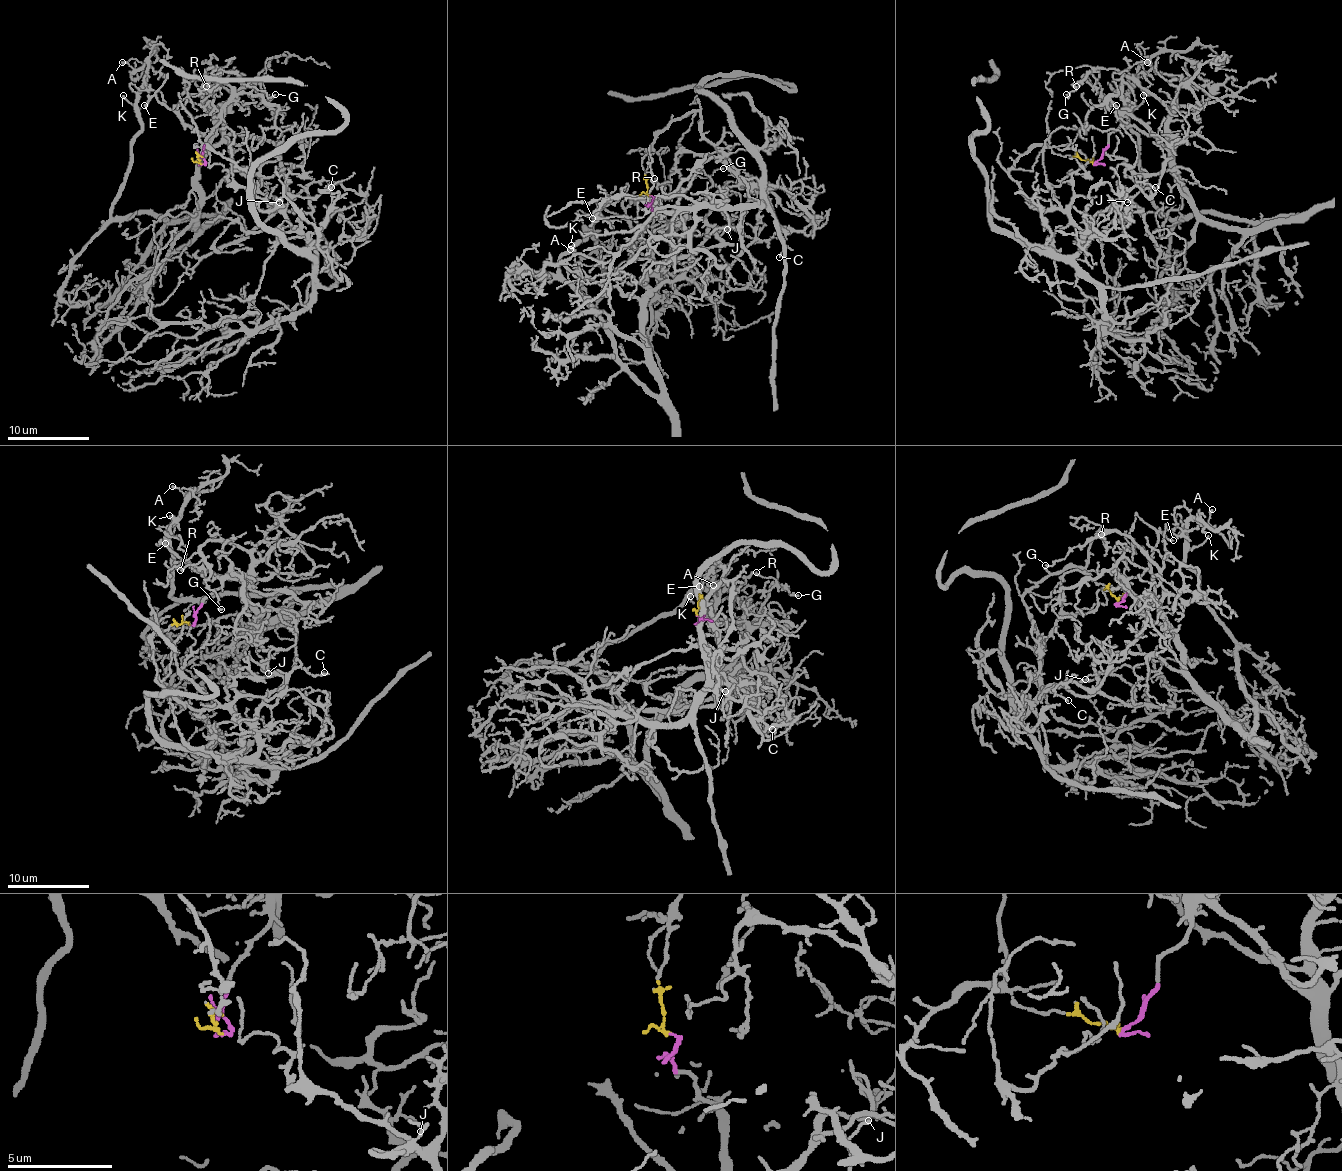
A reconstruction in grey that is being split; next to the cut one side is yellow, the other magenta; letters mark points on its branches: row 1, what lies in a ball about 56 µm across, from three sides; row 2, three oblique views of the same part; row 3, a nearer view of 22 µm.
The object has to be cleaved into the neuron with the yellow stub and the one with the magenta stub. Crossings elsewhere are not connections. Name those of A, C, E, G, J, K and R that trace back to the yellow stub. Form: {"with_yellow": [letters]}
{"with_yellow": ["C", "J"]}

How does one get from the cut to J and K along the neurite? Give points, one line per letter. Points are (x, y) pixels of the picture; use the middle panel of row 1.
J: (651, 196), (653, 141), (698, 112), (700, 132), (745, 183), (743, 235), (725, 243), (716, 235), (727, 229)
K: (651, 196), (669, 233), (645, 304), (659, 394), (561, 271), (589, 233), (571, 245)

